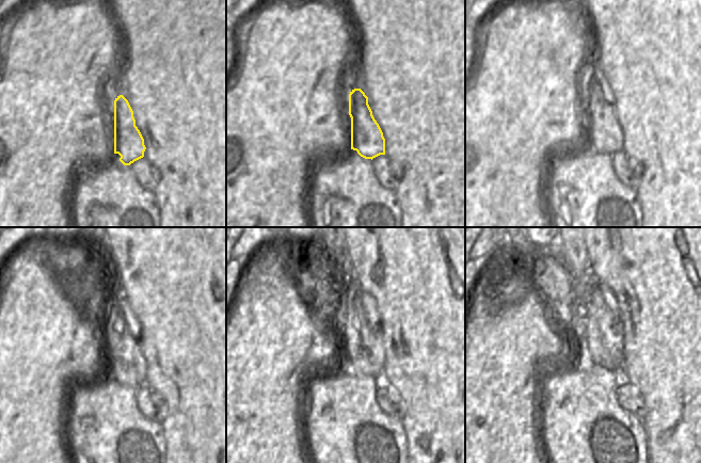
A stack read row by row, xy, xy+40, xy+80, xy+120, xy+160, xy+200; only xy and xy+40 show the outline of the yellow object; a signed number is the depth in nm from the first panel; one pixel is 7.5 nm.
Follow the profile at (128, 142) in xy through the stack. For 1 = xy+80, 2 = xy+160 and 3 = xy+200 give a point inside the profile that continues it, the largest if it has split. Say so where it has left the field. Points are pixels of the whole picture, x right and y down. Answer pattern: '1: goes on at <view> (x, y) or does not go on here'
1: goes on at xy+80 (605, 131)
2: goes on at xy+160 (364, 342)
3: goes on at xy+200 (604, 338)

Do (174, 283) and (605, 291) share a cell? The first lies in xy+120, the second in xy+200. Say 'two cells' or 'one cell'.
two cells

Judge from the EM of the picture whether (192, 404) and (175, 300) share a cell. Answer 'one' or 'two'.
one

